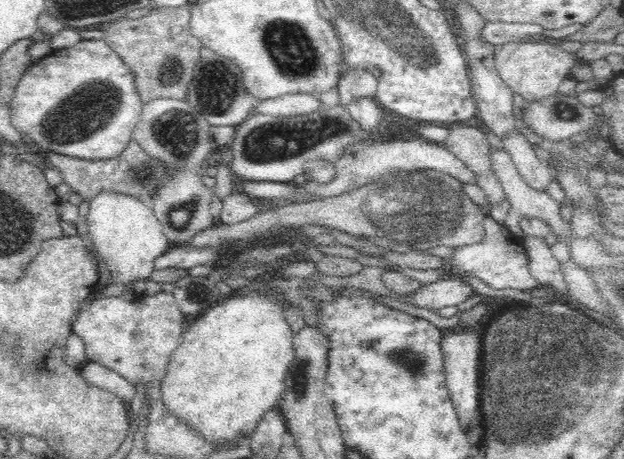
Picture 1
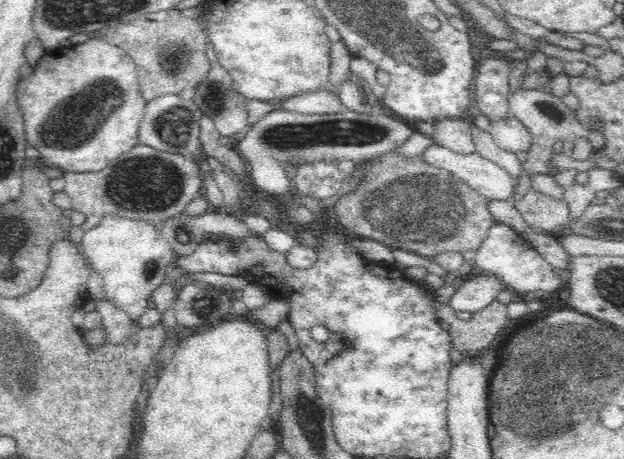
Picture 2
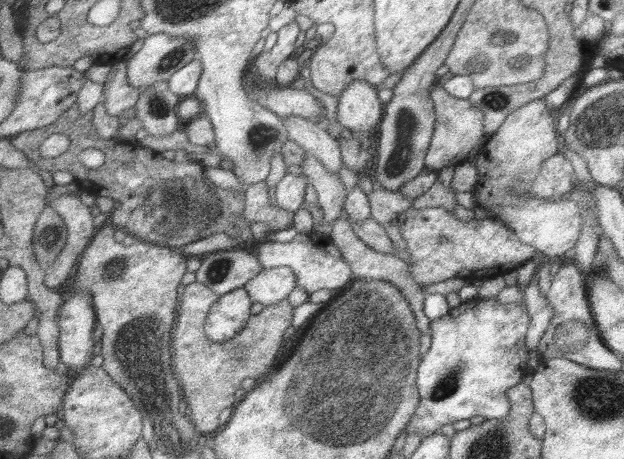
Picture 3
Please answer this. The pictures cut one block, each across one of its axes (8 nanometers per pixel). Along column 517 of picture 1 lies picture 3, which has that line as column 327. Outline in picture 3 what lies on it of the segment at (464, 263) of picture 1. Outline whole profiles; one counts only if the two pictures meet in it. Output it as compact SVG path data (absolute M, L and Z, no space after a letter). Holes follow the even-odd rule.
M297 232L295 238L291 242L271 242L271 240L263 240L261 244L253 244L253 252L261 264L263 270L271 270L271 268L289 268L293 272L293 276L297 278L297 284L305 288L307 294L327 288L333 294L341 292L341 286L345 286L349 280L355 280L355 276L351 274L351 268L347 264L347 260L343 260L341 250L335 242L331 242L331 236L319 234L319 232Z

